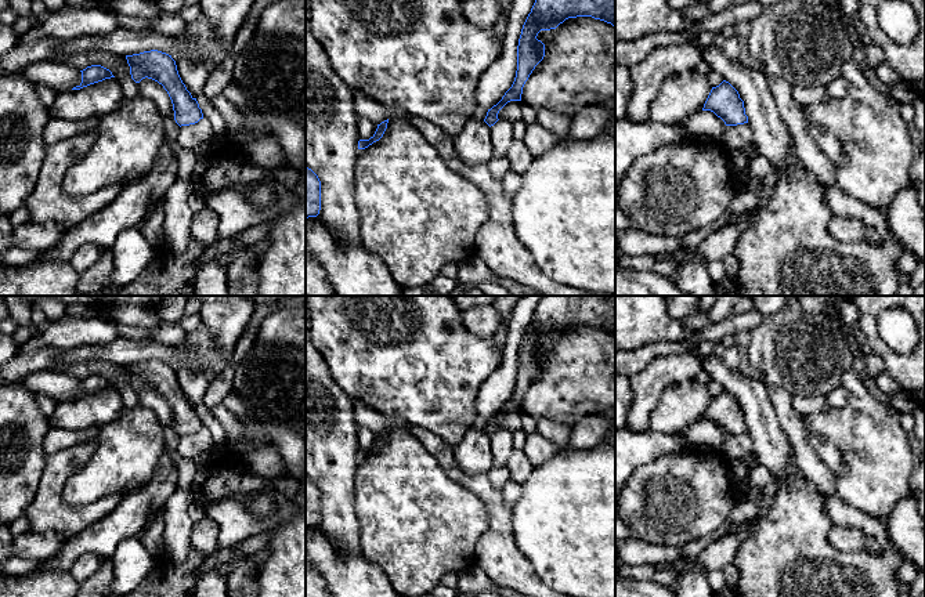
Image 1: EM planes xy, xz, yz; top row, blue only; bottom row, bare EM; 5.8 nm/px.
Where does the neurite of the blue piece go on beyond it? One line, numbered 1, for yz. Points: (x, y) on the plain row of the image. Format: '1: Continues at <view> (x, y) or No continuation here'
1: No continuation here

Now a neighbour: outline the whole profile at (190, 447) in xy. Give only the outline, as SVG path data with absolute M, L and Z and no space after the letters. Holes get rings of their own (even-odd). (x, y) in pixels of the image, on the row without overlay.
M200 428L195 434L181 435L178 442L178 452L183 457L194 460L213 445L213 438L207 428Z

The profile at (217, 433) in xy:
M203 402L198 405L196 410L202 419L203 427L210 431L213 438L213 445L207 451L212 453L214 463L220 463L225 457L223 448L227 441L227 434L220 421L210 413Z

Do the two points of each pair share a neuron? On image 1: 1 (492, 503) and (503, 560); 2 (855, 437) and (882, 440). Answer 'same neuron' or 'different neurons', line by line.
1: same neuron
2: same neuron

